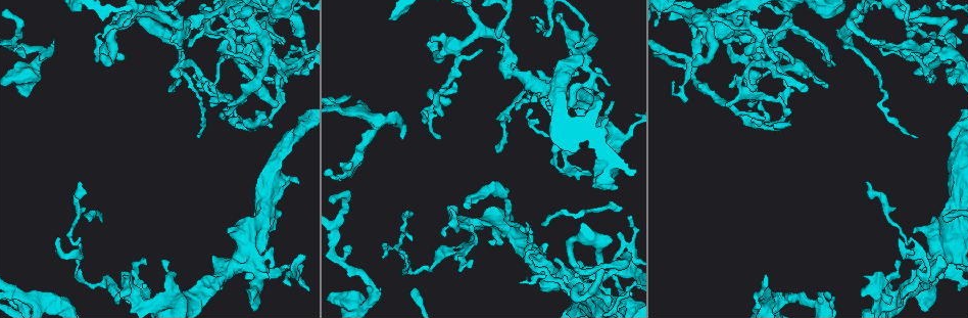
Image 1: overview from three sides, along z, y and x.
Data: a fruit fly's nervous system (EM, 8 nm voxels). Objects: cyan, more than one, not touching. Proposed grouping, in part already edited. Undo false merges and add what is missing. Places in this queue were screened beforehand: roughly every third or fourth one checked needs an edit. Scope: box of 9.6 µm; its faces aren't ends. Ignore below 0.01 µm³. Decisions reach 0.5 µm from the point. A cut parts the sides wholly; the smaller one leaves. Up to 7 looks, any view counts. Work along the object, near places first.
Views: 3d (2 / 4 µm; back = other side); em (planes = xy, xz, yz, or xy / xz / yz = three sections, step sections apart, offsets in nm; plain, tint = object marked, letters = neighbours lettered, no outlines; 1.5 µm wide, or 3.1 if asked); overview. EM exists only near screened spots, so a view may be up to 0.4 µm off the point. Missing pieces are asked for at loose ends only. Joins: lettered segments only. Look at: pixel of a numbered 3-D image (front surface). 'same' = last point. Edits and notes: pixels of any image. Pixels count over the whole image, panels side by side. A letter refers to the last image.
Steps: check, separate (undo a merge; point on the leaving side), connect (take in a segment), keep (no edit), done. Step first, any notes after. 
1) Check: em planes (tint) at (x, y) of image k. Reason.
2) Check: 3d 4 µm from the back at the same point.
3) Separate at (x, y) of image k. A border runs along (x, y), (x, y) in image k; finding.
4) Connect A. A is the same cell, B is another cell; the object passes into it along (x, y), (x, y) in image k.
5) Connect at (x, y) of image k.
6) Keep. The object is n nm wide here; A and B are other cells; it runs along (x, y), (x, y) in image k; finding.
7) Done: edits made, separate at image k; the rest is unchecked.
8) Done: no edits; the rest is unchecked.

Check: 3d 4 µm at (406, 211) of image 1. An open end.

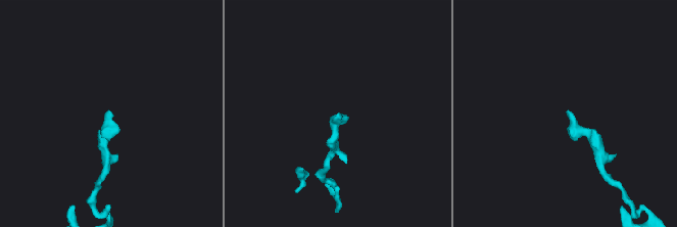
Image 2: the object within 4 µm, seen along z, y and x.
Check: em yz step 8 (tint) at (111, 112) of image 2. Need the tissue.

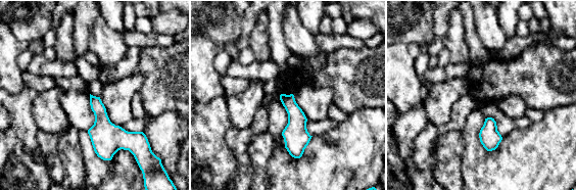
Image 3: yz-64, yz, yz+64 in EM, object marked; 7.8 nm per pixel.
Check: em planes (letters) at the same point.

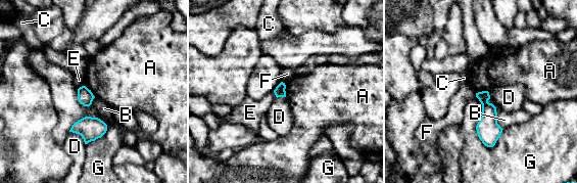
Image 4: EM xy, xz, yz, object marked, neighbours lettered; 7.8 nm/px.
Keep. A, B, C, D, E, F and G are other cells; a border runs along (284, 84), (286, 96) in image 4; none of them fits.

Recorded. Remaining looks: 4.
Check: em planes (tint) at (234, 45) of image 1. Touches itself.

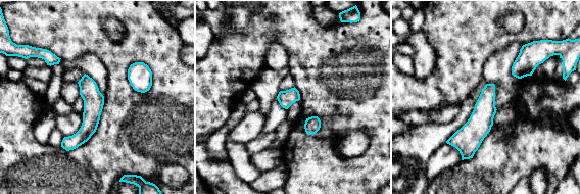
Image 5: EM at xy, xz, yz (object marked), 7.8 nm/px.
Check: em planes (letters) at the same point.

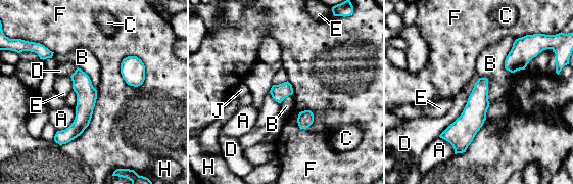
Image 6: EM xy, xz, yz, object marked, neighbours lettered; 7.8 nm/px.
Keep. A, B, C, D, E, F, H and J are other cells; it runs along (484, 80), (459, 149) in image 6; one neuron here.

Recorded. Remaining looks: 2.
Check: 3d 4 µm from the back at (286, 81) of image 1. An open end.

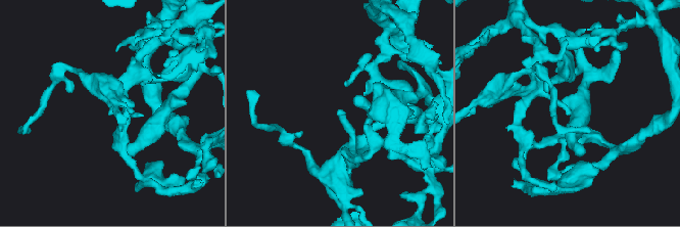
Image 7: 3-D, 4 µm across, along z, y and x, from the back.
Check: em planes (letters) at (339, 111) of image 7.

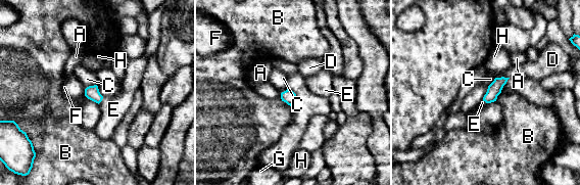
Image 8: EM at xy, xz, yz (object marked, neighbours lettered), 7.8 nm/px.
Connect E. The object is 110 nm wide here; E is the same cell, A, B, C, D, F, G and H are other cells; the object passes into it along (92, 92), (101, 100), (113, 109) in image 8; the neuron continues.

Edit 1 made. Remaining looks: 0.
Done: edits made, connect at image 8; the rest is unchecked.

